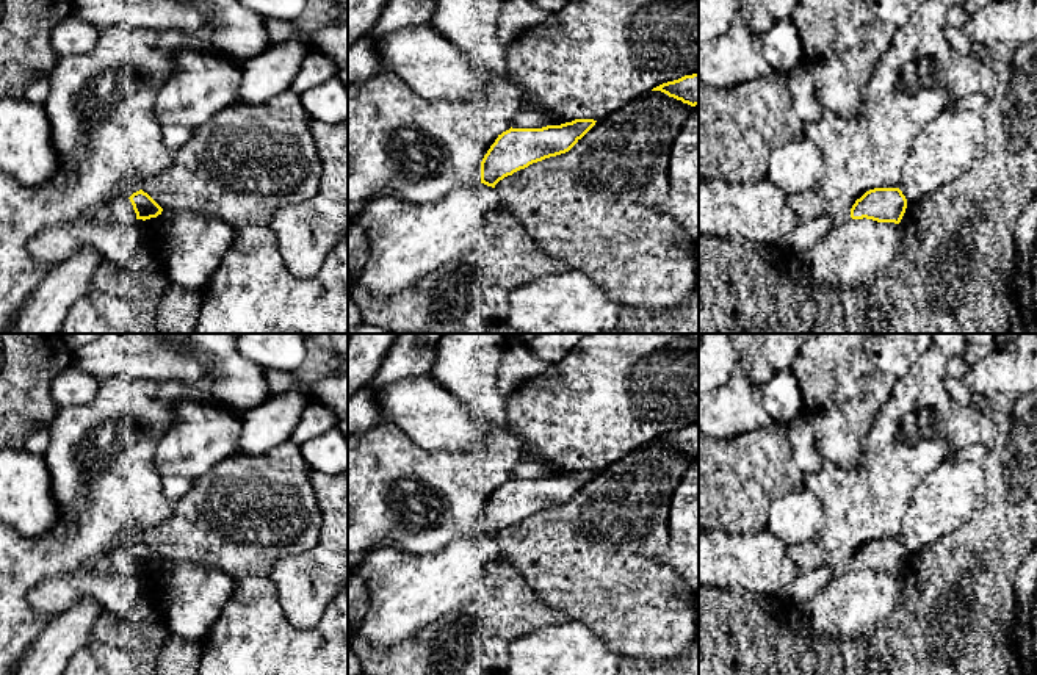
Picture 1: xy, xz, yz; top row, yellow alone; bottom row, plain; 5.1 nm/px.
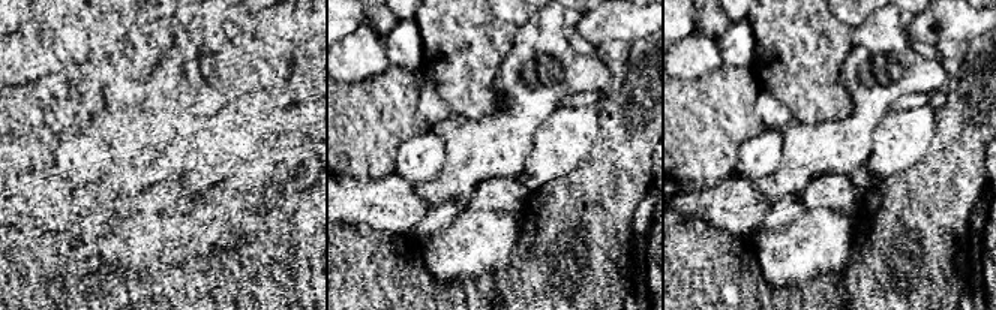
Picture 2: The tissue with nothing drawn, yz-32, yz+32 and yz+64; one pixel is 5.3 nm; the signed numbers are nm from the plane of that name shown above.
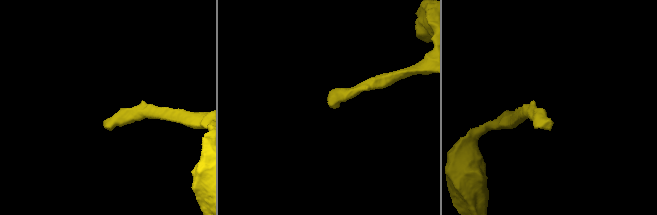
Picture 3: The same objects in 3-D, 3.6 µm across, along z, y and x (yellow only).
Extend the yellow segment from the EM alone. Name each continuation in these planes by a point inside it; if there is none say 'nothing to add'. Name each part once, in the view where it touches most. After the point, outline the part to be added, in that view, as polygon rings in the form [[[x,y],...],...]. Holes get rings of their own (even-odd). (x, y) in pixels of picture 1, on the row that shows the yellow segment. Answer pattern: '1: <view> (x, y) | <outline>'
1: xy (121, 212) | [[[117,196],[108,208],[108,213],[103,216],[111,226],[130,226],[136,221],[136,213],[128,197]]]

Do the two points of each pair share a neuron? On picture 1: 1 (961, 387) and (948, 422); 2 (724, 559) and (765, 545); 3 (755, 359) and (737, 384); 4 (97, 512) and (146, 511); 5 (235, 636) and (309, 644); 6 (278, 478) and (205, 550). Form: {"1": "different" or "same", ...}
{"1": "different", "2": "same", "3": "different", "4": "same", "5": "same", "6": "same"}

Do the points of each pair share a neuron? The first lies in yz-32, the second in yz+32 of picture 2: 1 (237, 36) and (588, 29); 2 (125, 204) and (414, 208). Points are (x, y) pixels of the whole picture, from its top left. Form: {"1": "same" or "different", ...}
{"1": "different", "2": "different"}

